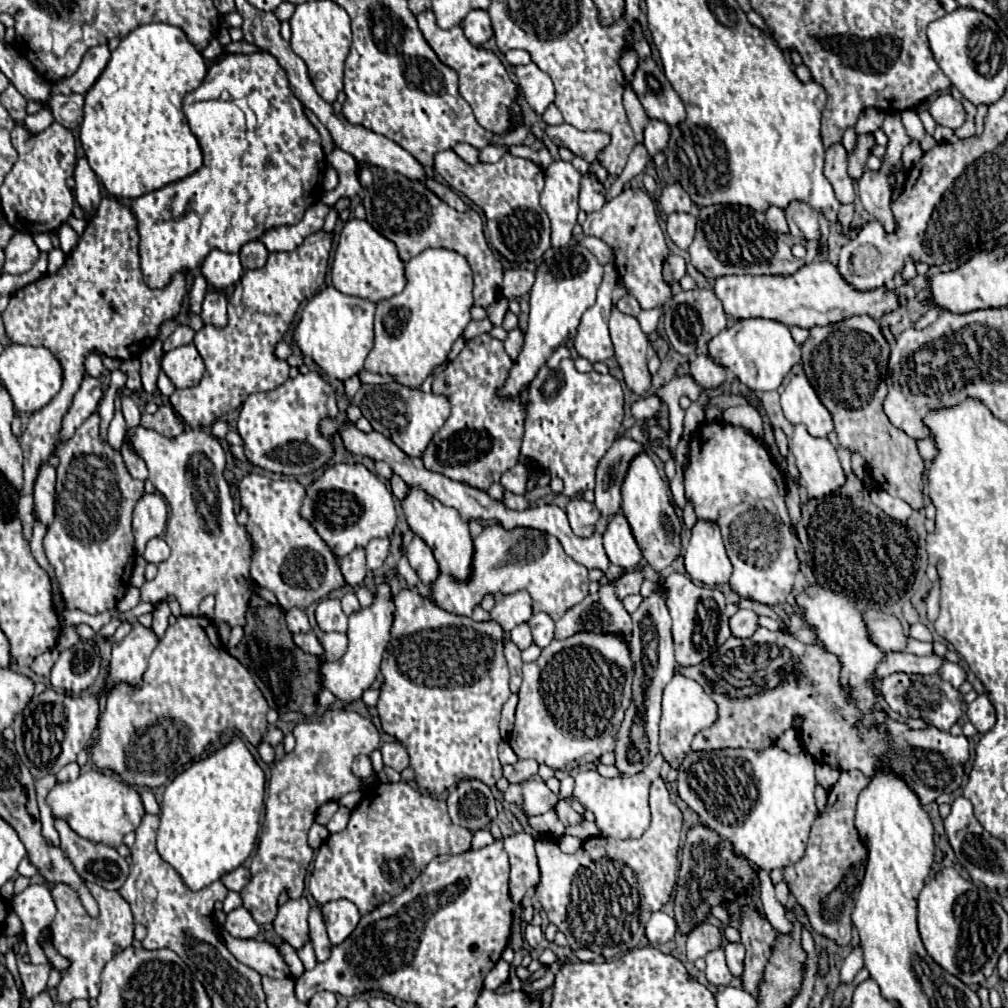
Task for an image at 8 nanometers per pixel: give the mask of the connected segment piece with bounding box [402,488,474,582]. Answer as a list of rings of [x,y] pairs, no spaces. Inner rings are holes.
[[[420,488],[408,490],[406,500],[402,500],[402,508],[412,532],[418,534],[422,540],[426,540],[426,544],[432,548],[434,558],[440,566],[440,572],[446,576],[454,576],[454,580],[458,582],[470,580],[472,560],[474,560],[474,542],[468,530],[468,522],[464,522],[454,508],[442,506],[438,500],[434,500]]]

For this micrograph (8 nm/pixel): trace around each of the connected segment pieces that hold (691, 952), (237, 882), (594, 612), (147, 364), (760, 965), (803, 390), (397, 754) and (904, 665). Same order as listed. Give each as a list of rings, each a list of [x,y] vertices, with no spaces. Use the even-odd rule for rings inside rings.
[[[708,922],[694,928],[694,932],[686,938],[686,958],[690,962],[704,958],[714,948],[722,948],[722,932]]]
[[[240,866],[240,868],[232,870],[232,872],[228,872],[226,876],[222,876],[222,884],[228,890],[236,890],[236,892],[240,892],[248,882],[250,882],[250,870],[244,868],[244,866]]]
[[[612,584],[600,586],[596,594],[588,594],[556,622],[554,636],[558,640],[574,636],[574,632],[614,632],[626,636],[626,642],[630,642],[632,618],[622,600],[614,596]]]
[[[156,340],[156,342],[140,356],[140,362],[142,362],[140,378],[142,378],[144,392],[146,392],[148,396],[154,396],[154,392],[158,390],[158,388],[156,388],[156,378],[158,378],[158,370],[160,370],[160,358],[162,358],[162,342],[160,342],[160,340]]]
[[[744,908],[744,916],[740,918],[740,936],[746,948],[746,962],[744,962],[744,978],[742,986],[746,992],[756,996],[758,984],[762,980],[764,964],[770,956],[770,944],[778,936],[778,932],[770,926],[766,918],[762,918],[756,908]]]
[[[802,372],[794,374],[784,386],[780,404],[786,420],[792,424],[804,424],[812,436],[822,438],[834,430],[830,412],[818,400],[814,388]]]
[[[386,742],[382,748],[382,758],[384,758],[384,766],[394,768],[396,772],[402,772],[404,768],[408,768],[408,752],[400,742]]]
[[[884,652],[882,664],[874,670],[876,678],[890,676],[894,672],[908,672],[908,674],[936,674],[940,668],[942,658],[932,654],[932,656],[914,656],[906,652]]]

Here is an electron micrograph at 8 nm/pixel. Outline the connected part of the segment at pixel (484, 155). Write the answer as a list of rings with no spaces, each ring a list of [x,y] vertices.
[[[486,146],[480,150],[480,162],[498,162],[506,152],[506,146]]]

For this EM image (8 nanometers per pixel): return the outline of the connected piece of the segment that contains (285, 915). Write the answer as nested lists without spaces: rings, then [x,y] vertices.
[[[306,898],[288,900],[278,908],[274,918],[274,932],[296,950],[308,940],[308,912],[310,904]]]

